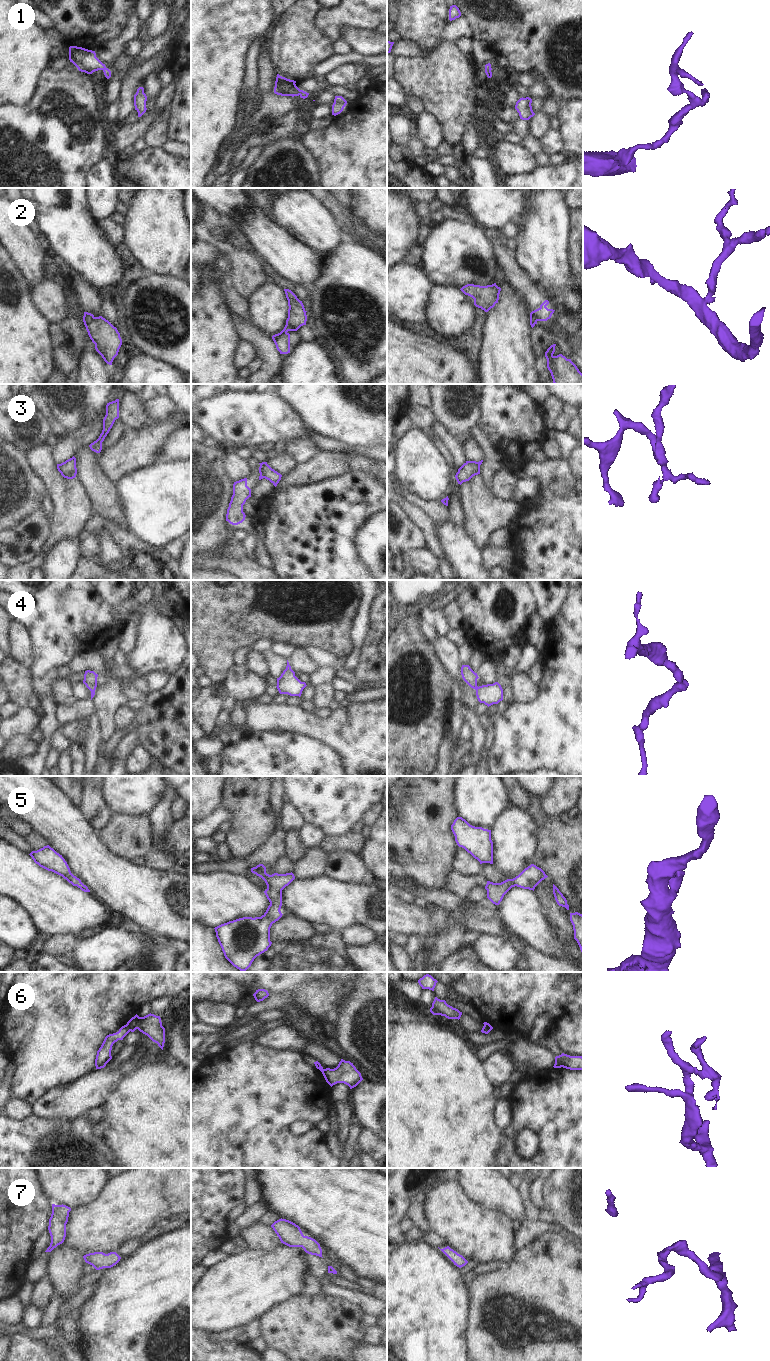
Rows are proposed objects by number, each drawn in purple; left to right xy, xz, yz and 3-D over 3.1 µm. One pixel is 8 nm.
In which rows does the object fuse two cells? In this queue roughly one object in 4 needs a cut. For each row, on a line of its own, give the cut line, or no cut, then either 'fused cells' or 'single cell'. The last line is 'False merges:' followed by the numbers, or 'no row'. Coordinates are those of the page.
1: no cut; single cell
2: cut in yz along (530, 313), (537, 320); fused cells
3: cut in xz along (260, 473), (264, 477); fused cells
4: no cut; single cell
5: no cut; single cell
6: cut in xy along (126, 1024), (130, 1030); fused cells
7: no cut; single cell
False merges: 2, 3, 6

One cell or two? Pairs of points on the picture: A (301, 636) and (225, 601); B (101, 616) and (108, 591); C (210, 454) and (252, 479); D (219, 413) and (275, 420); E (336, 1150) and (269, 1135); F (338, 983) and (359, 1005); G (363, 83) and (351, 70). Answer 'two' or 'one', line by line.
A: one
B: two
C: two
D: one
E: two
F: two
G: two

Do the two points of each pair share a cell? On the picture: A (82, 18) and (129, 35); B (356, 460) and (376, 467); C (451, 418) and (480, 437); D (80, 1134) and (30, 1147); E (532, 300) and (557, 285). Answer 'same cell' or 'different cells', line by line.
A: different cells
B: same cell
C: different cells
D: same cell
E: different cells

